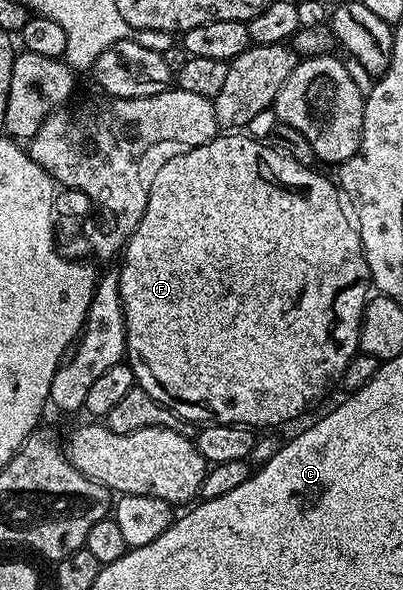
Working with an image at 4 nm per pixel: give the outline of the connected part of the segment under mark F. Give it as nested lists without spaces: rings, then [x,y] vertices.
[[[219,134],[207,144],[201,144],[195,148],[178,150],[175,156],[170,156],[154,172],[154,177],[149,177],[148,191],[146,194],[146,209],[136,226],[136,230],[130,235],[129,240],[124,245],[121,253],[122,268],[117,269],[118,273],[118,293],[122,299],[122,309],[126,319],[126,354],[130,368],[134,371],[134,382],[143,392],[147,392],[156,402],[160,402],[165,408],[170,408],[186,420],[195,422],[213,422],[216,424],[241,424],[249,426],[251,429],[266,428],[269,424],[282,424],[285,420],[290,420],[293,416],[298,416],[309,404],[314,404],[330,388],[330,383],[337,381],[342,375],[342,371],[348,366],[348,362],[359,351],[358,329],[362,326],[362,311],[366,309],[366,301],[372,292],[372,281],[370,278],[370,267],[366,261],[366,255],[362,252],[362,240],[358,236],[358,230],[335,181],[326,176],[321,176],[318,172],[313,172],[313,167],[296,162],[292,158],[282,155],[276,151],[269,143],[261,139],[254,139],[249,134]]]

